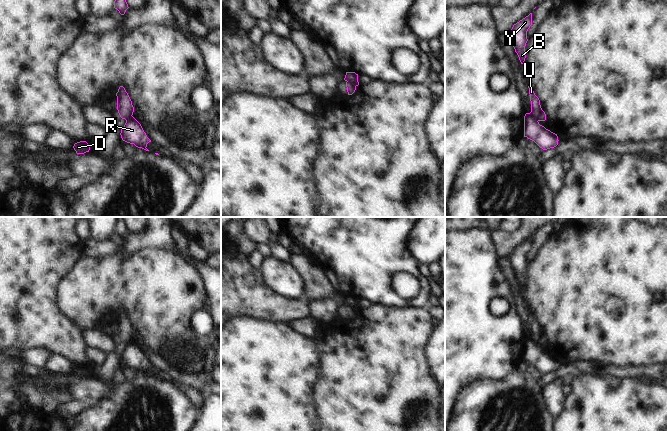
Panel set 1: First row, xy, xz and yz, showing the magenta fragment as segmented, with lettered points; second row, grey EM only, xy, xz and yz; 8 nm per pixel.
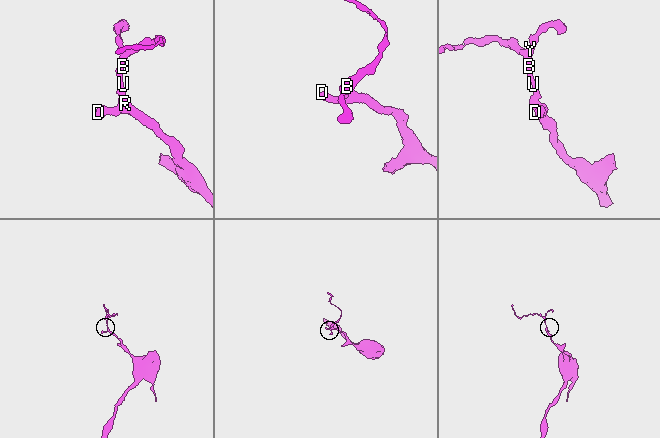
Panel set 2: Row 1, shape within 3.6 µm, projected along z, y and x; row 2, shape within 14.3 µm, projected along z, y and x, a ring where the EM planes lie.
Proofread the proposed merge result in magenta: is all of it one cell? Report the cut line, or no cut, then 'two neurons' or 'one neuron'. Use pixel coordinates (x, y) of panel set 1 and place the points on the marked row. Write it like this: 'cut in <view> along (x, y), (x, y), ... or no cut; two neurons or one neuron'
cut in xz along (347, 81), (356, 85); two neurons

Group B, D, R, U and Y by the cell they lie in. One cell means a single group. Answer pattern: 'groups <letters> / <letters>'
groups B U Y / D R

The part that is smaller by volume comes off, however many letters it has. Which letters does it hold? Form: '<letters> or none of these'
B, U, Y

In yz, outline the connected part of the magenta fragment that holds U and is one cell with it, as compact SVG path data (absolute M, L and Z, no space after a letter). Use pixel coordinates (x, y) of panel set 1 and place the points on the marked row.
M528 86L528 88L529 88L530 101L531 101L531 112L530 112L530 114L534 118L536 118L538 121L545 121L546 120L546 114L541 108L539 98L535 95L533 89L530 86Z

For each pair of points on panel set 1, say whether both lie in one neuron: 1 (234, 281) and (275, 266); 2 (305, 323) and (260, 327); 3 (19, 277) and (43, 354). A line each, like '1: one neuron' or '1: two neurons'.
1: two neurons
2: two neurons
3: two neurons

